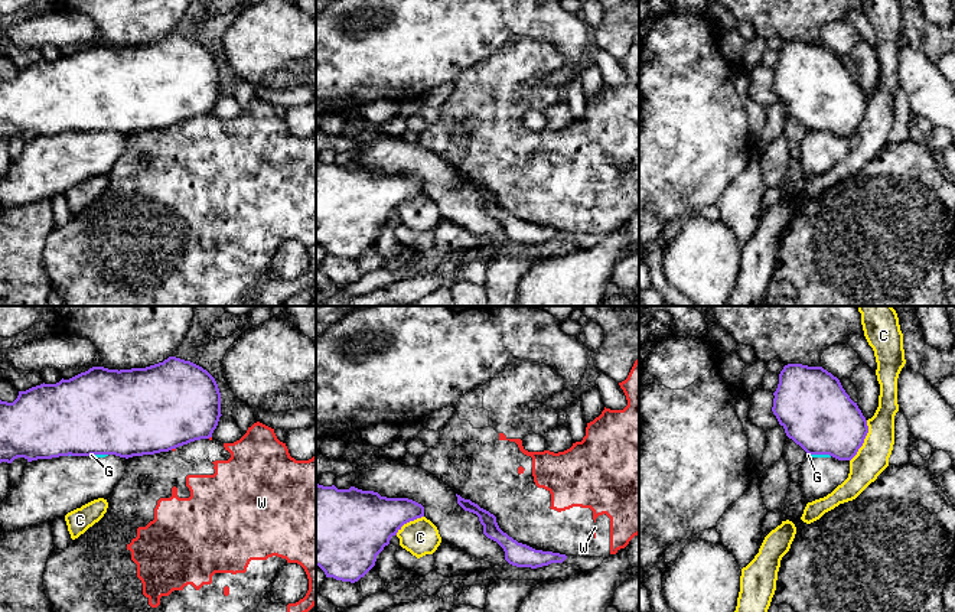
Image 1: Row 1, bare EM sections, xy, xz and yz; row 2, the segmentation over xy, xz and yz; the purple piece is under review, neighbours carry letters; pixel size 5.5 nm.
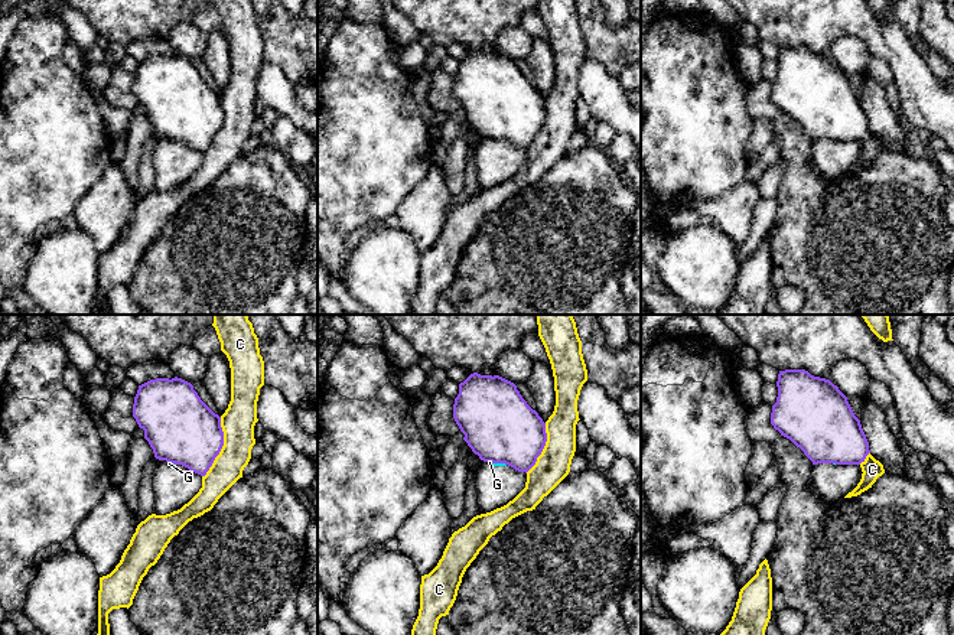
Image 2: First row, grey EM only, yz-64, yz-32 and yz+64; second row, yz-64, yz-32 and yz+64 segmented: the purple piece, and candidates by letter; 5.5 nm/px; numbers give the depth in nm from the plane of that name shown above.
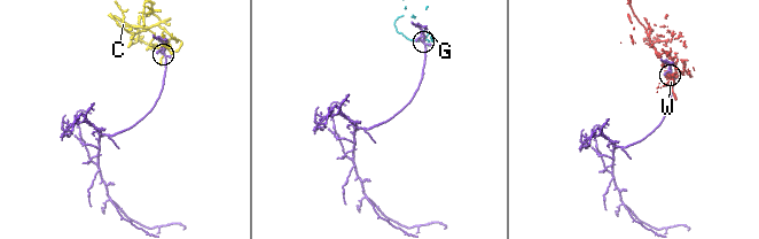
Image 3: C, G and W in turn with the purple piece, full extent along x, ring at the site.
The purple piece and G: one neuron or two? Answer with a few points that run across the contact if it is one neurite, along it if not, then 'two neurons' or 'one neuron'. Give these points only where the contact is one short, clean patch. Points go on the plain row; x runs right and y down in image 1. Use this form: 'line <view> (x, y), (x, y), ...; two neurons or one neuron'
two neurons

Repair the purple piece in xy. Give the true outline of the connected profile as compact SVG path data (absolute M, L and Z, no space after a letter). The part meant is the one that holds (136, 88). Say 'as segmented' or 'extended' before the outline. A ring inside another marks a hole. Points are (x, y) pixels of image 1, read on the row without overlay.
as segmented; M176 33L131 46L92 43L56 61L19 68L13 79L0 76L0 140L17 134L27 139L59 133L115 131L133 134L169 128L195 117L212 114L221 94L221 69L215 55L202 43Z

